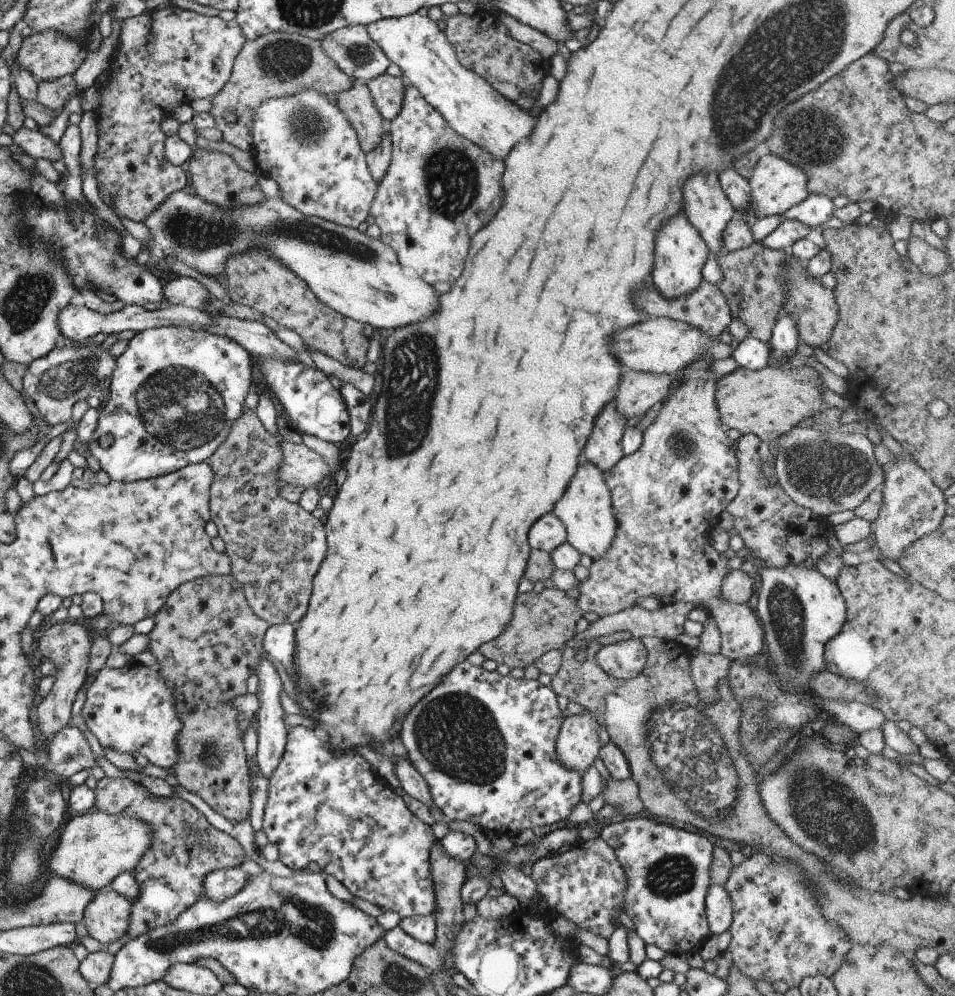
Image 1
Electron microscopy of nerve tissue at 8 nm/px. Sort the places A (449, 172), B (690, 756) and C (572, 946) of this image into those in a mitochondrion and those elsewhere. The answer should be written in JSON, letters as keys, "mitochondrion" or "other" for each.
{"A":"mitochondrion","B":"mitochondrion","C":"other"}

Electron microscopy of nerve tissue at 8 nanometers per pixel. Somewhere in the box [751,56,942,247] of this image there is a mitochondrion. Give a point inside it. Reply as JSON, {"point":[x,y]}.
{"point":[812,135]}

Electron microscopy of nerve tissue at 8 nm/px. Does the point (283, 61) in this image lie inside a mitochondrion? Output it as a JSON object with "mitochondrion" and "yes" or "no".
{"mitochondrion":"yes"}

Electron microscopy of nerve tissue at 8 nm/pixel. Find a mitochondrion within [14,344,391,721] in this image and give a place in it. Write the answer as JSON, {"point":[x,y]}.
{"point":[179,409]}

